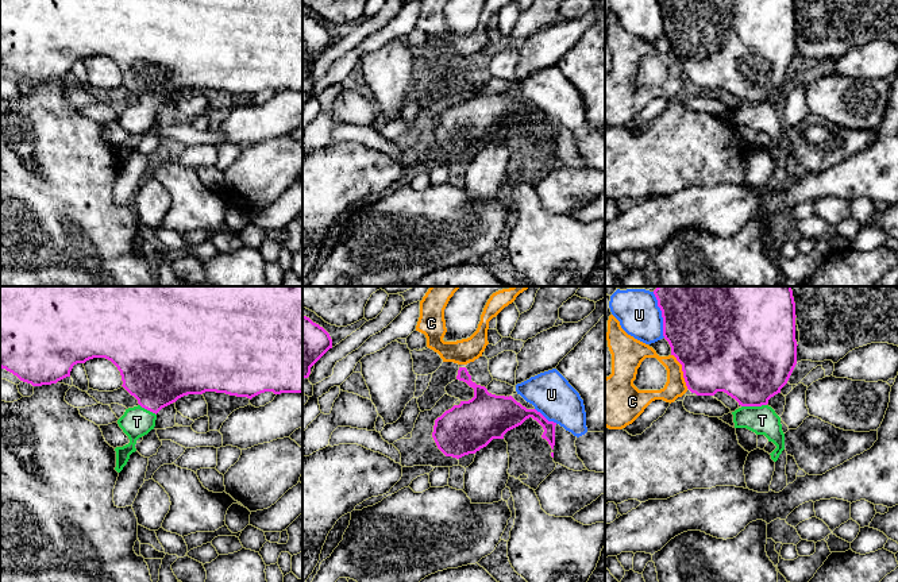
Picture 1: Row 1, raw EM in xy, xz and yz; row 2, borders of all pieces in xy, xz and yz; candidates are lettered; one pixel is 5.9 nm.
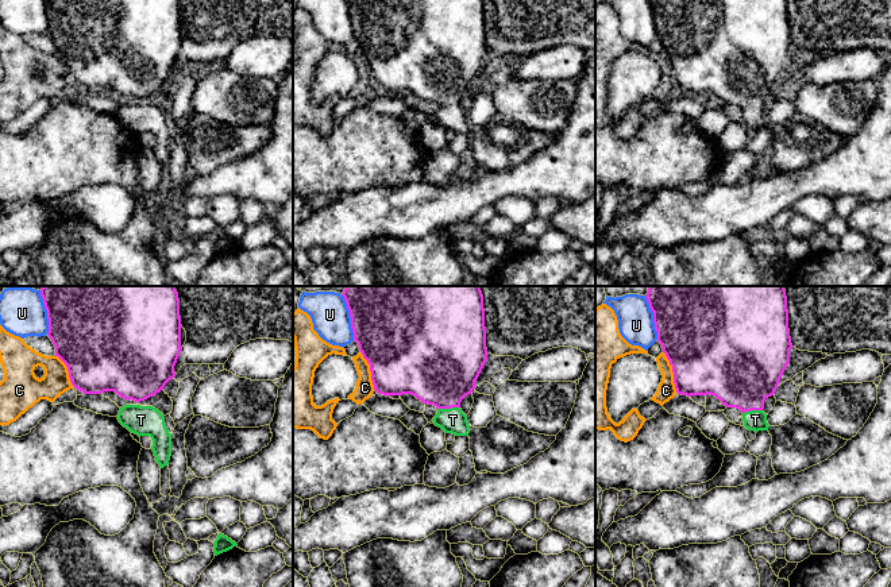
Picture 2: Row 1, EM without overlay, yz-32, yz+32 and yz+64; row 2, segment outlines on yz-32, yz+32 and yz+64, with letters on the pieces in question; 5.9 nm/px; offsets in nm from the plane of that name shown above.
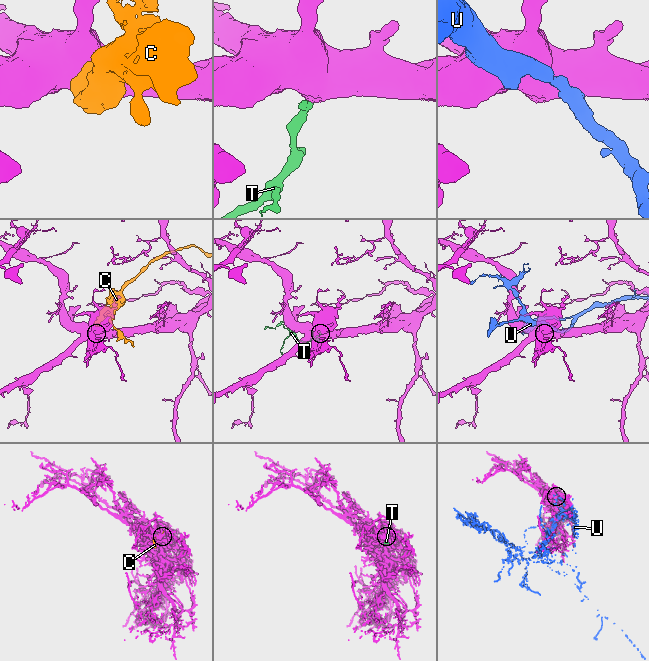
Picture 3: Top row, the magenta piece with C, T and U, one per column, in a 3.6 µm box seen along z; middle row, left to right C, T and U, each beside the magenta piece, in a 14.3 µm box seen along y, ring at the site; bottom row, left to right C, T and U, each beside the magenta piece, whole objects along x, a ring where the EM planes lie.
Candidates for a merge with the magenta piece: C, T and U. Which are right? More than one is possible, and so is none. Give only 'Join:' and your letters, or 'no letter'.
Join: T

